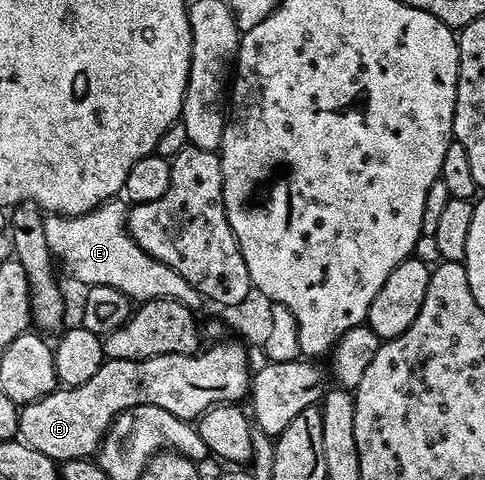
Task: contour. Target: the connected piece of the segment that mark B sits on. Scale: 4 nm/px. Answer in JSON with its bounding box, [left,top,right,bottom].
[19,340,250,462]

